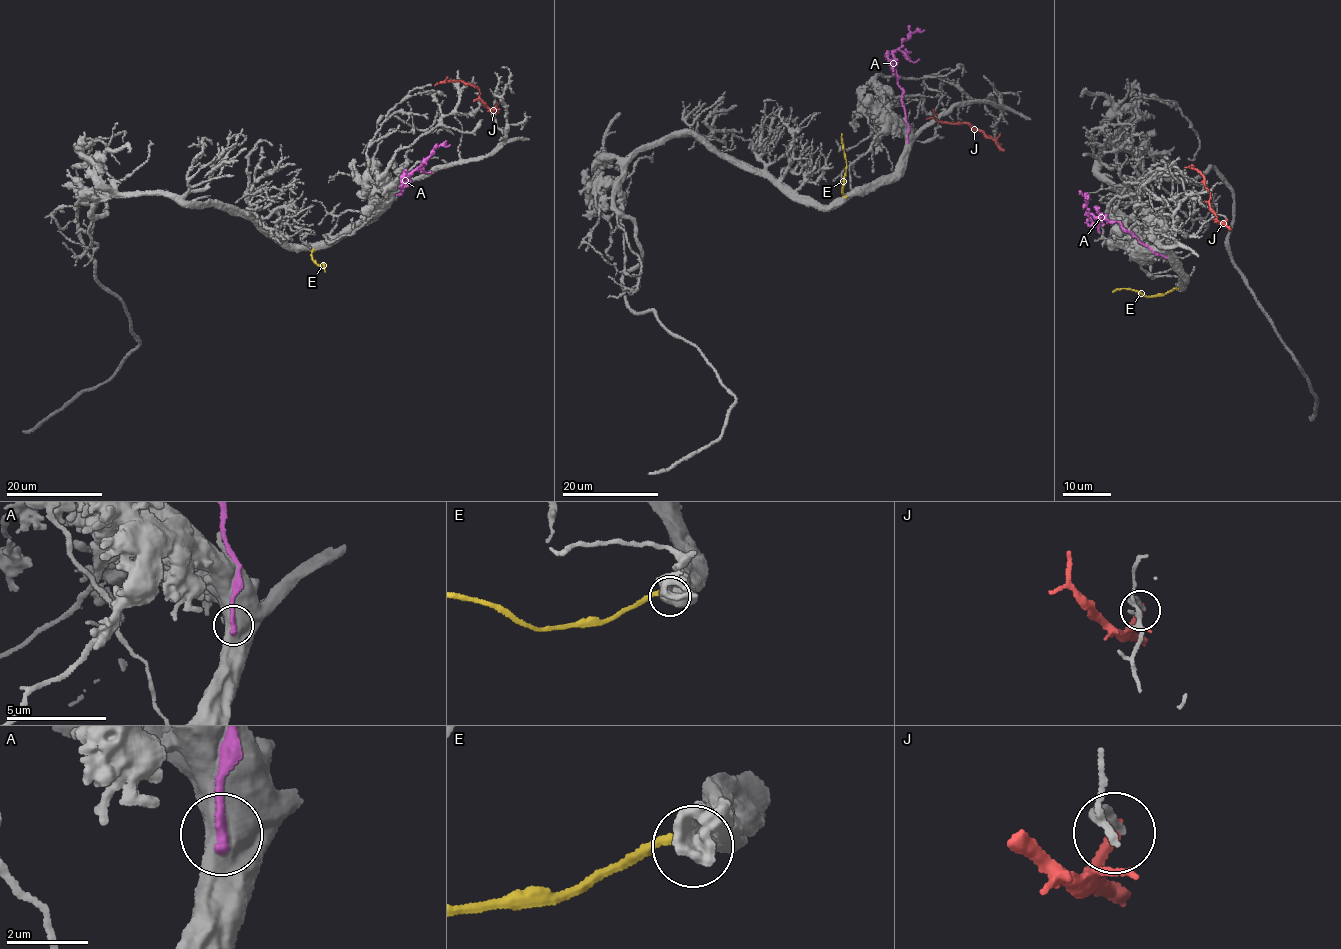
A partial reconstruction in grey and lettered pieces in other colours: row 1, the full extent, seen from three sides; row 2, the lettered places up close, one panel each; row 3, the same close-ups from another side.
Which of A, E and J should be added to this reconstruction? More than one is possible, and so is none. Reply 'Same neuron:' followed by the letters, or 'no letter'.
Same neuron: no letter

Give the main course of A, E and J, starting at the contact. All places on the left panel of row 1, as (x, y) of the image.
A: (397, 194), (402, 192), (407, 176), (405, 173), (409, 180), (409, 175), (434, 149), (450, 145)
E: (313, 249), (313, 260), (322, 266), (323, 264), (325, 272)
J: (496, 104), (490, 108), (475, 87), (461, 81), (443, 82), (447, 77)

